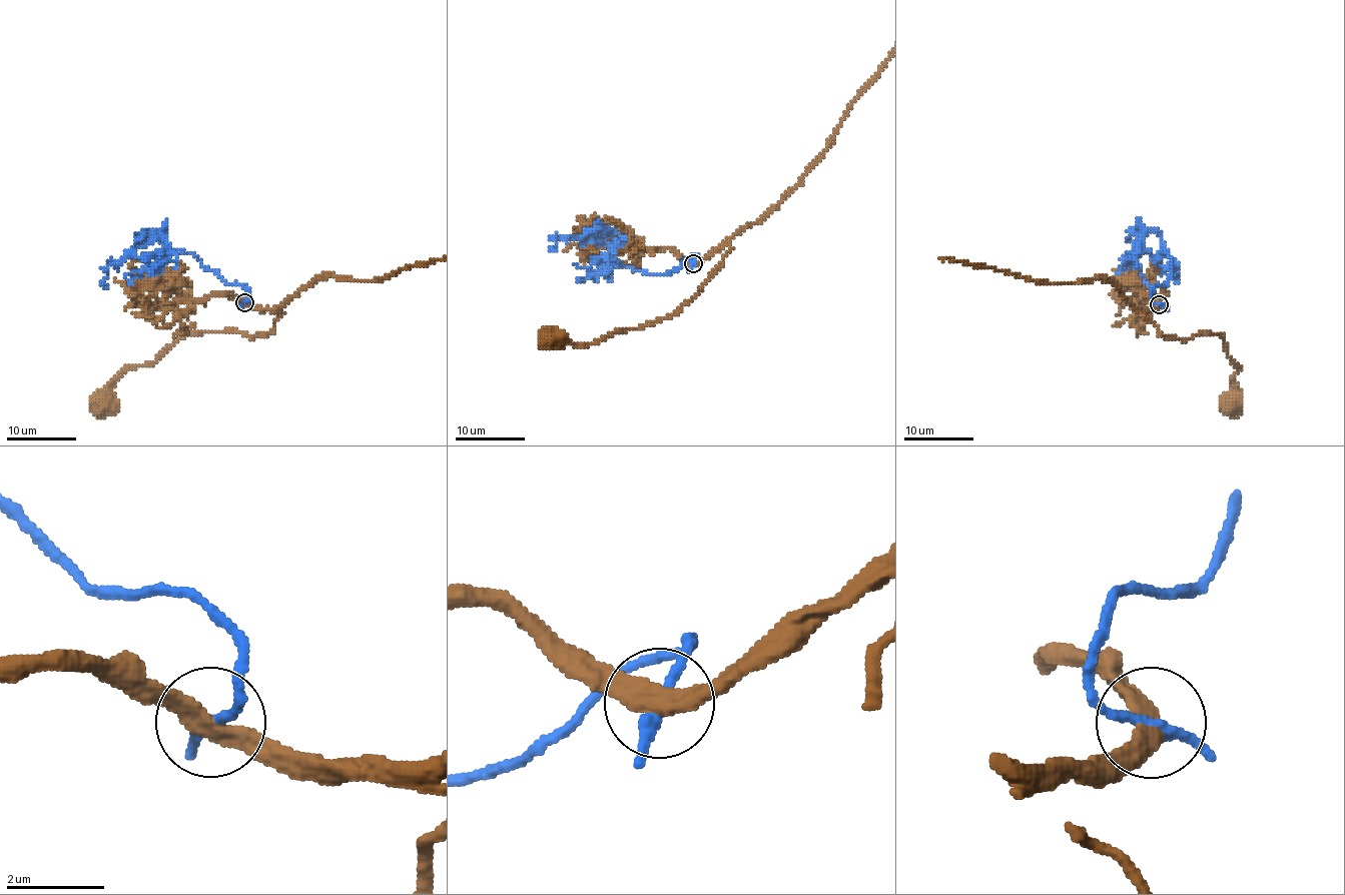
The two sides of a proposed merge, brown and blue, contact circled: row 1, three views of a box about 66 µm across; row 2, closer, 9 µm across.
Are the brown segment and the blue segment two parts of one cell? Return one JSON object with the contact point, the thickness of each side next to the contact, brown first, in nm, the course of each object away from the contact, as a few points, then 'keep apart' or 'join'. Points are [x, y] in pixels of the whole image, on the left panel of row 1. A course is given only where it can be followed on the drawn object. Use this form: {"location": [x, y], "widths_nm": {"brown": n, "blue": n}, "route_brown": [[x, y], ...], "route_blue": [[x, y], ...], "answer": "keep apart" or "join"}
{"location": [244, 302], "widths_nm": {"brown": 400, "blue": 220}, "route_brown": [[243, 302], [281, 313], [269, 332], [257, 336], [203, 330], [177, 337], [150, 362], [127, 366], [103, 402]], "route_blue": [[243, 302], [248, 296], [243, 287], [198, 259], [165, 249], [164, 230], [110, 265], [107, 287]], "answer": "keep apart"}

